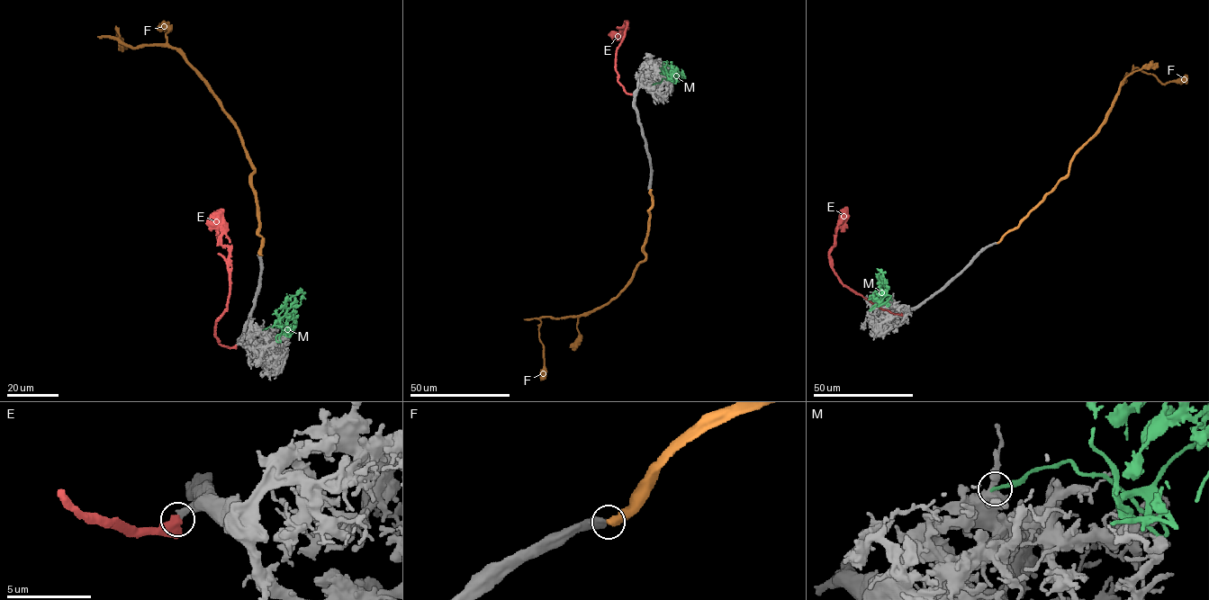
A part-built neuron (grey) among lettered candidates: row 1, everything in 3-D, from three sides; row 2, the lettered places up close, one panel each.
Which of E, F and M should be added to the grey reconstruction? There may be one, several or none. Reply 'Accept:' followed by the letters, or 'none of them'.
Accept: E

